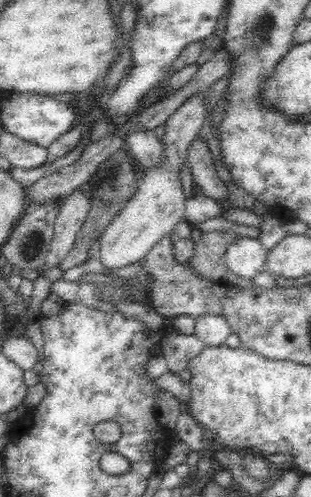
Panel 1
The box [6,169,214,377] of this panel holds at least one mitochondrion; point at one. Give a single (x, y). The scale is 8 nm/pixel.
(35, 240)

